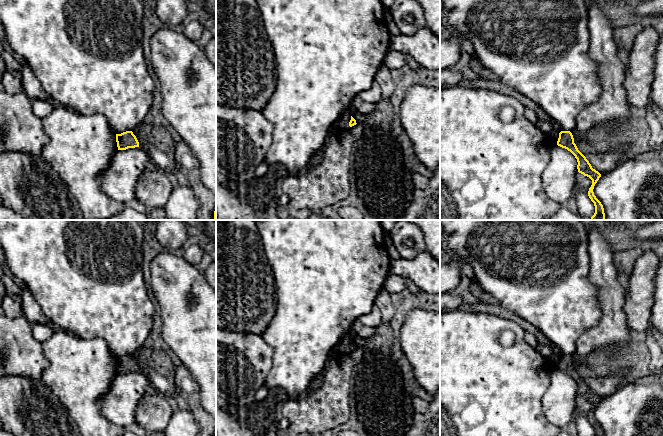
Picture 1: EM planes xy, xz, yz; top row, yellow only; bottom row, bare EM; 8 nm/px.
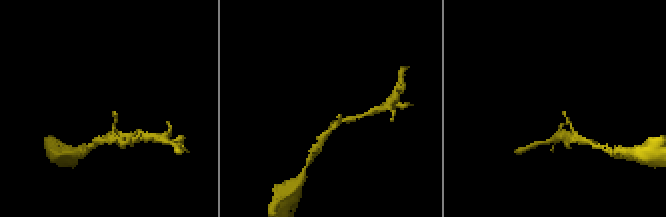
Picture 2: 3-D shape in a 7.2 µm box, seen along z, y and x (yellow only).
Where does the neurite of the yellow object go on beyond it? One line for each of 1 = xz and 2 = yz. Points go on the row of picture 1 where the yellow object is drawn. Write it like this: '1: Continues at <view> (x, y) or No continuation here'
1: No continuation here
2: No continuation here

